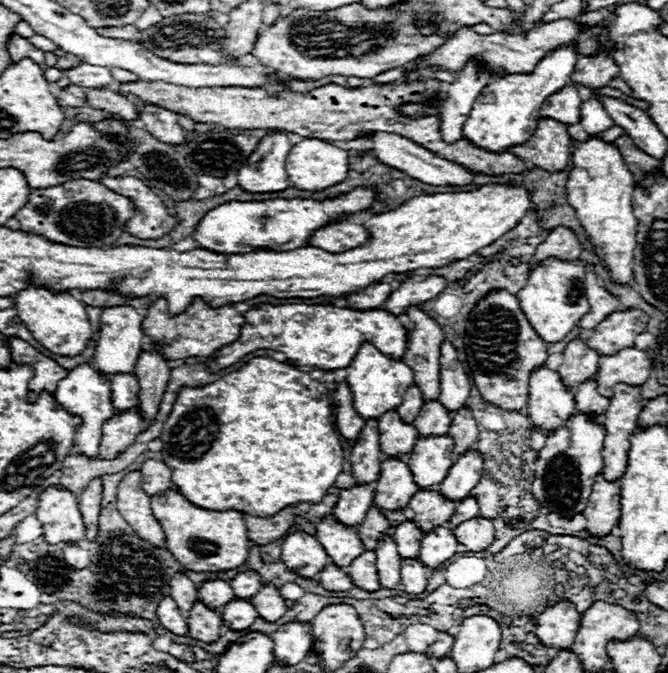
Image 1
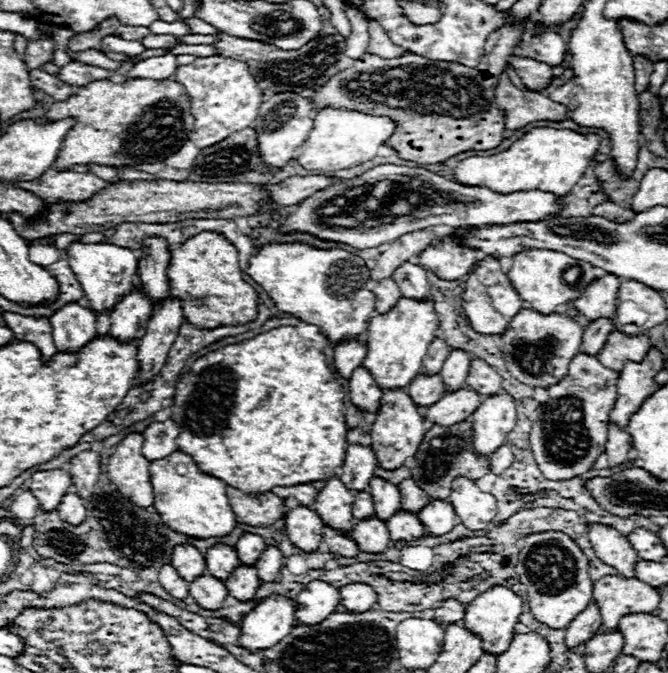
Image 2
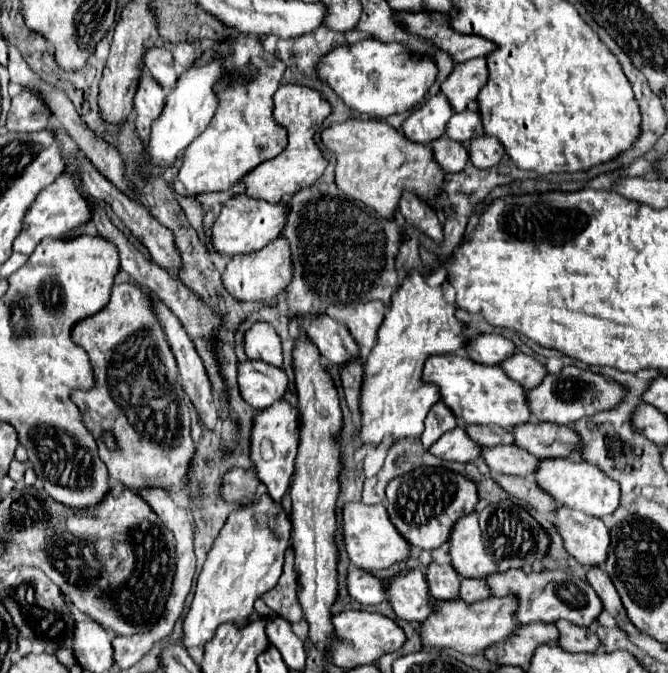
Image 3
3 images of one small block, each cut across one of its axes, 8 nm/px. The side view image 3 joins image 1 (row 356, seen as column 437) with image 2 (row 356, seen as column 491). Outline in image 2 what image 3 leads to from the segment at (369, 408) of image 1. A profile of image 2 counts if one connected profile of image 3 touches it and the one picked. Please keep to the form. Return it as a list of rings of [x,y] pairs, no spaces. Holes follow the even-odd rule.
[[[402,298],[396,308],[386,314],[378,314],[370,318],[370,326],[366,332],[366,360],[362,366],[374,376],[374,382],[382,390],[406,388],[420,372],[422,358],[426,356],[428,344],[436,338],[438,330],[438,314],[434,310],[432,300],[410,300]]]

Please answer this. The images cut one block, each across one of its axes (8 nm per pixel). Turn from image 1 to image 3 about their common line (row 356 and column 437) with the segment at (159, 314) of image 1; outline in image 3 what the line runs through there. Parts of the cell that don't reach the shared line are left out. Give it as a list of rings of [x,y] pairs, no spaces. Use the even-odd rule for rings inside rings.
[[[350,118],[346,122],[336,122],[324,128],[320,140],[328,150],[334,150],[336,186],[348,198],[364,202],[378,214],[390,218],[396,212],[402,190],[412,190],[414,194],[422,196],[422,200],[442,210],[442,204],[434,200],[434,196],[438,192],[438,186],[442,184],[444,172],[434,162],[432,150],[424,144],[410,142],[388,122]]]

